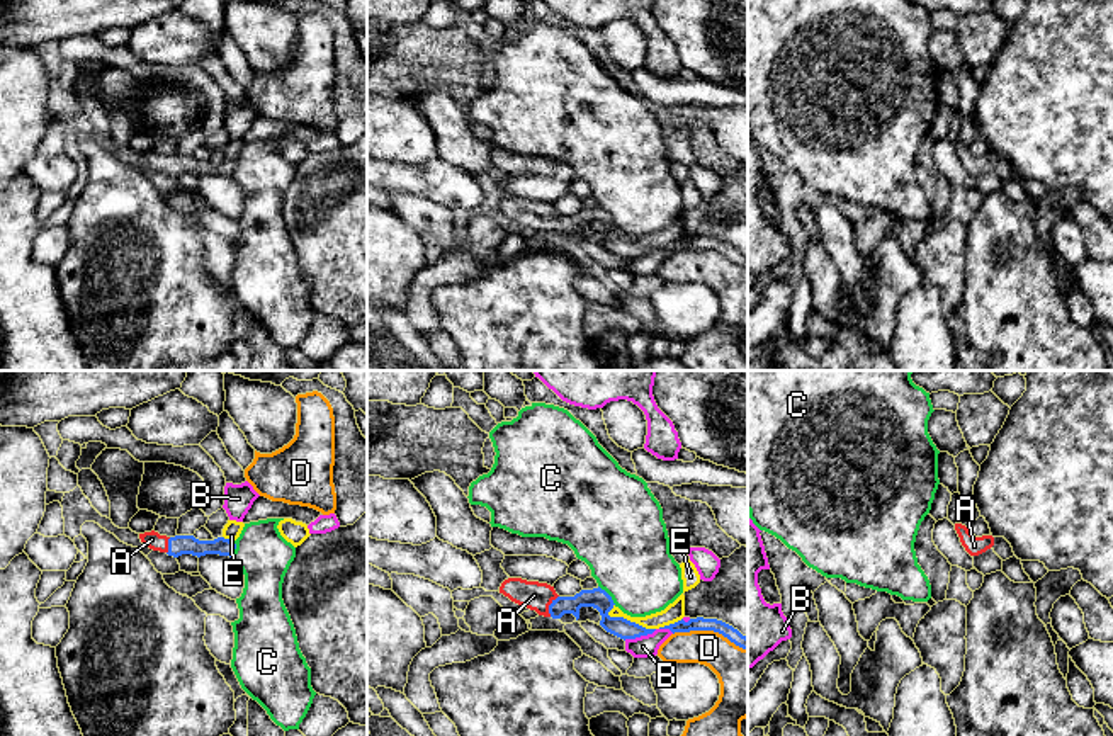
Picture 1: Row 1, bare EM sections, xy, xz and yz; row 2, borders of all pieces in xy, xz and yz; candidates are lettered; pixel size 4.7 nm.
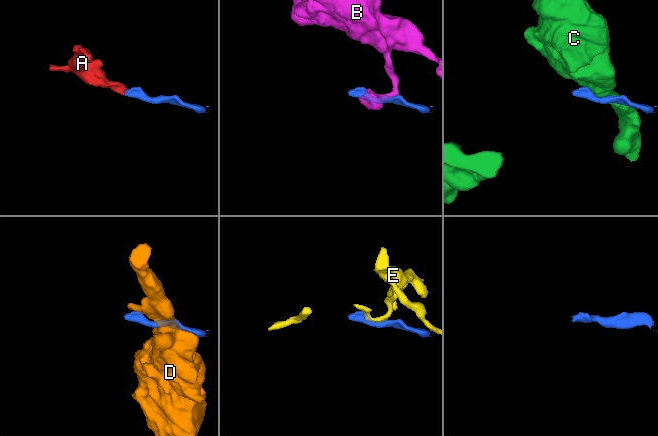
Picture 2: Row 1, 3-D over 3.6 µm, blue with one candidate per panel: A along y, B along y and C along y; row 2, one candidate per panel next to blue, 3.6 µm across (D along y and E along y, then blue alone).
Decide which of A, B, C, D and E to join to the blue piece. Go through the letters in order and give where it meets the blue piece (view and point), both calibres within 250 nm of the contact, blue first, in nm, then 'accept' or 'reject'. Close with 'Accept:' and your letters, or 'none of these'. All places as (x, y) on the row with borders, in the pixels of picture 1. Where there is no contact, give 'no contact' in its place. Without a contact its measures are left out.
A: meets blue in xz at (549, 605); 100 nm thick on the blue side, 140 nm on the other; accept
B: meets blue in xz at (639, 636); 90 nm thick on the blue side, 100 nm on the other; reject
C: meets blue in xz at (609, 595); 100 nm thick on the blue side, 400 nm on the other; reject
D: meets blue in xz at (711, 629); 70 nm thick on the blue side, 220 nm on the other; reject
E: meets blue in xz at (629, 621); 100 nm thick on the blue side, 90 nm on the other; reject
Accept: A

